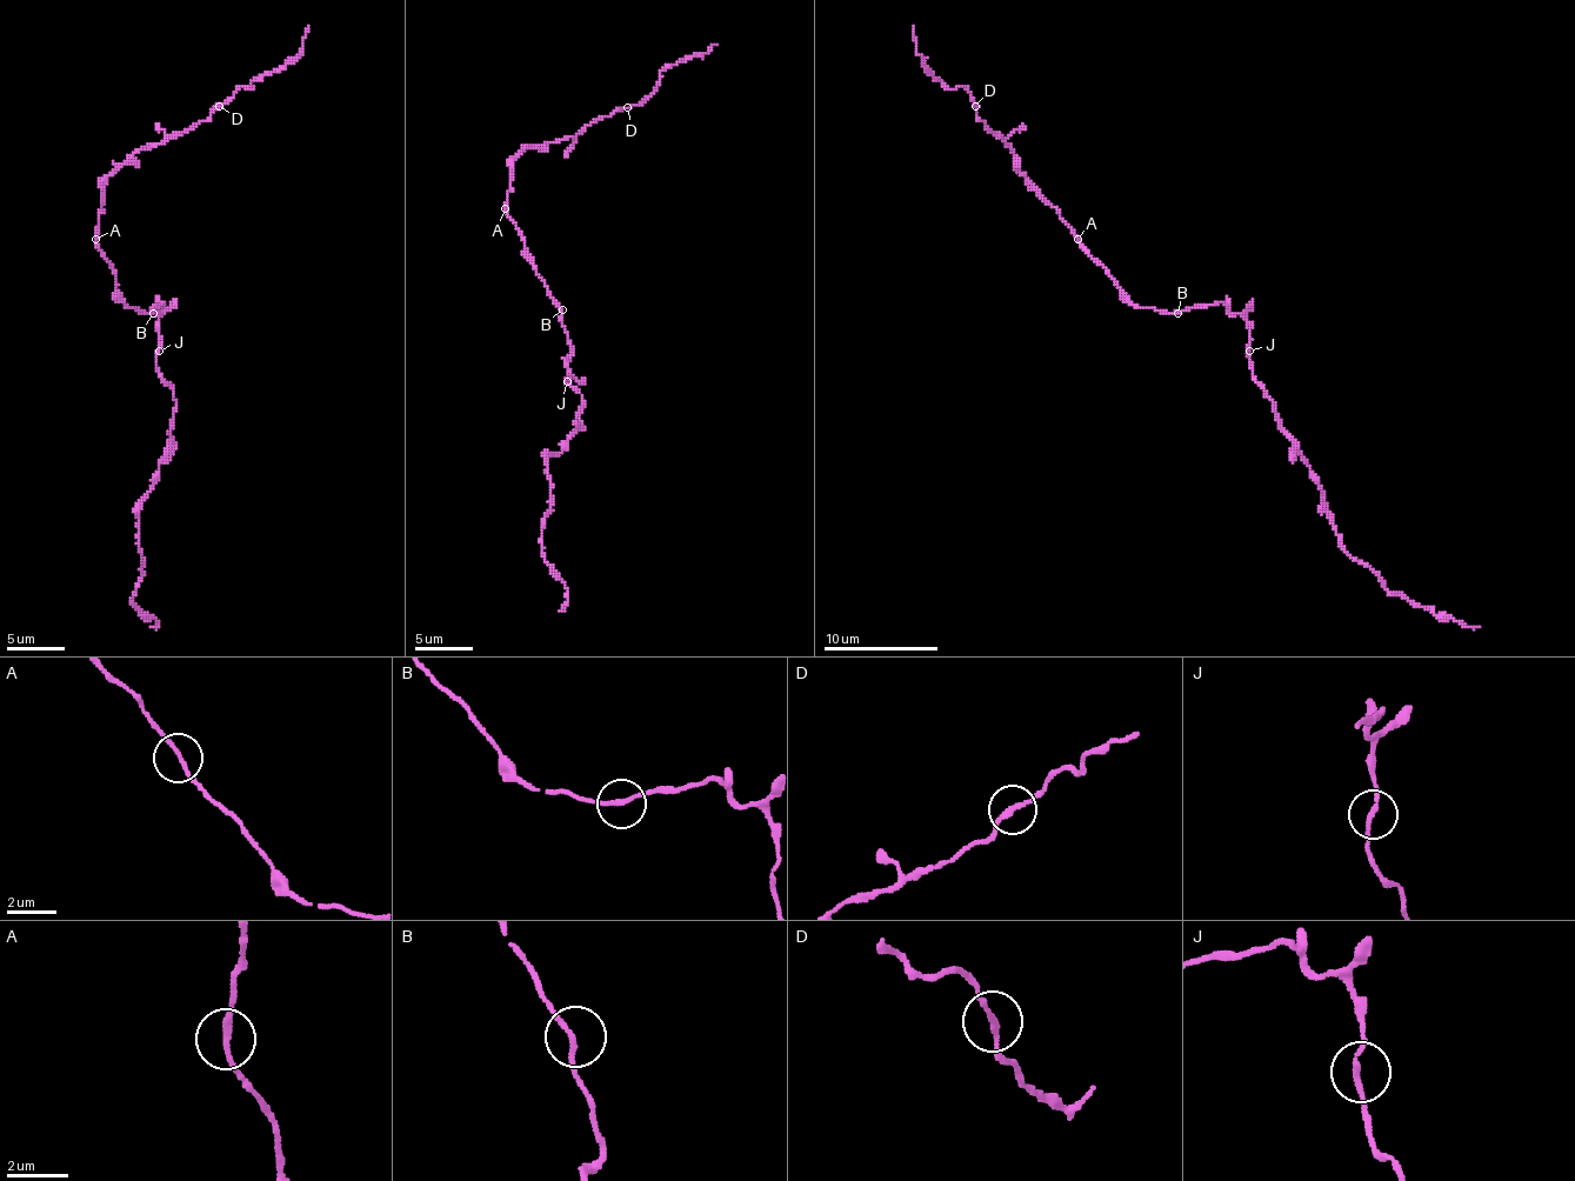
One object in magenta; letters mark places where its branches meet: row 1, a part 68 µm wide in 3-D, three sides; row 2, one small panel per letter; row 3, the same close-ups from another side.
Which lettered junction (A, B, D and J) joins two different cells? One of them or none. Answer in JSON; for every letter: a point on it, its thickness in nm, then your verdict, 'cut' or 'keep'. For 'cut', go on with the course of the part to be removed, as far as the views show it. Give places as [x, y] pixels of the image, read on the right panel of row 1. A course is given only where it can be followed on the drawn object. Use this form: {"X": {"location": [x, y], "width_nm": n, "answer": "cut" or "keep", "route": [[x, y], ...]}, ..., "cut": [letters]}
{"A": {"location": [1078, 239], "width_nm": 180, "answer": "keep"}, "B": {"location": [1178, 313], "width_nm": 160, "answer": "keep"}, "D": {"location": [975, 106], "width_nm": 170, "answer": "keep"}, "J": {"location": [1249, 351], "width_nm": 170, "answer": "keep"}, "cut": []}

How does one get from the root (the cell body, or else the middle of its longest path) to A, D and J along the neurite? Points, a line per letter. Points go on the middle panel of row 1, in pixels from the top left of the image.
A: (559, 309), (533, 260), (525, 252), (521, 232), (505, 208)
D: (559, 309), (525, 252), (521, 232), (505, 212), (513, 162), (527, 148), (559, 142), (619, 108), (628, 108)
J: (559, 309), (559, 320), (571, 346), (571, 358), (565, 364), (567, 381)

